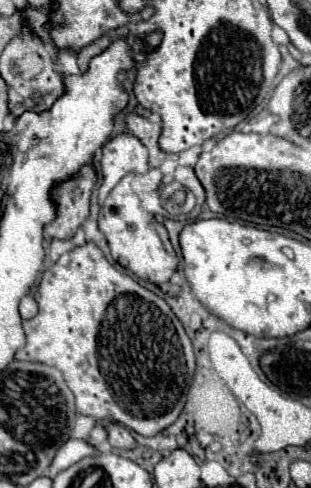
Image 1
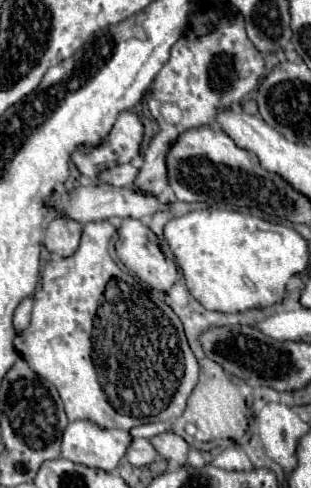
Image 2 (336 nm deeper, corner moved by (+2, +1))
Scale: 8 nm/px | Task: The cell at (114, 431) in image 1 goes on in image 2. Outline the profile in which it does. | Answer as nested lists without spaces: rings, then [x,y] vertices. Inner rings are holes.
[[[133,438],[131,444],[129,444],[129,448],[127,448],[125,458],[133,466],[145,466],[145,464],[151,464],[157,458],[157,450],[151,446],[149,440],[145,440],[145,438]]]

